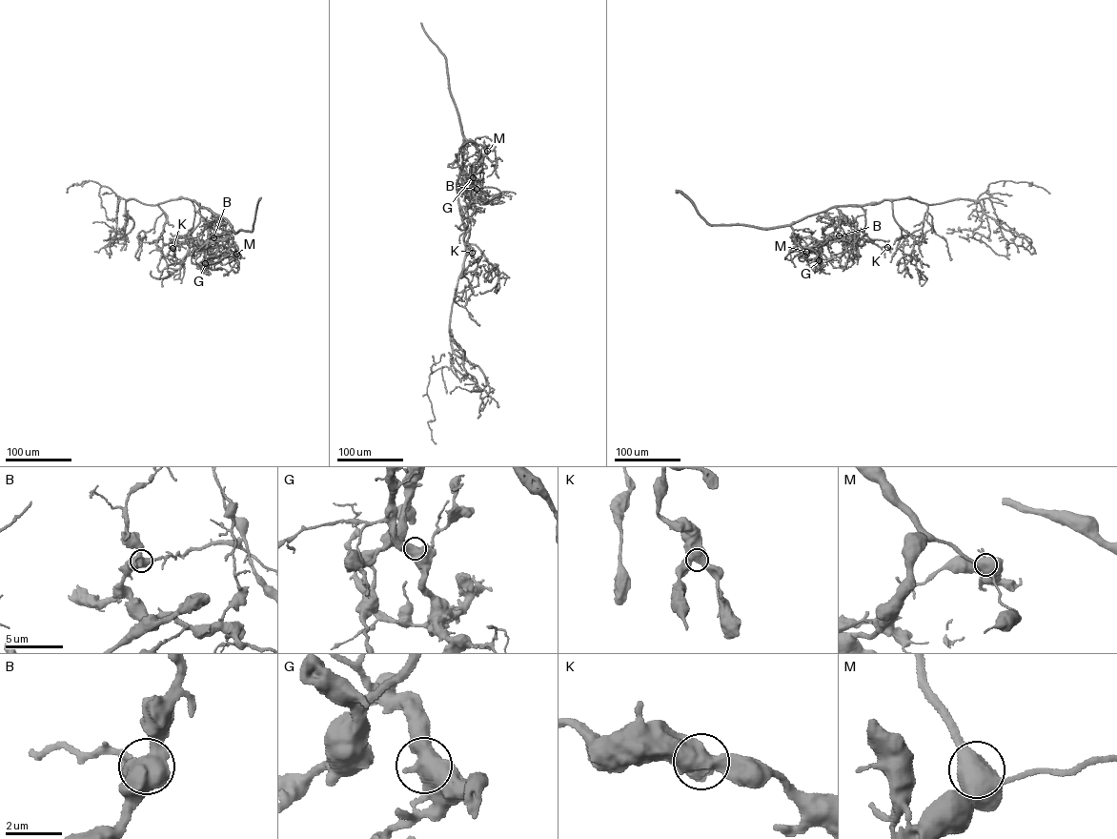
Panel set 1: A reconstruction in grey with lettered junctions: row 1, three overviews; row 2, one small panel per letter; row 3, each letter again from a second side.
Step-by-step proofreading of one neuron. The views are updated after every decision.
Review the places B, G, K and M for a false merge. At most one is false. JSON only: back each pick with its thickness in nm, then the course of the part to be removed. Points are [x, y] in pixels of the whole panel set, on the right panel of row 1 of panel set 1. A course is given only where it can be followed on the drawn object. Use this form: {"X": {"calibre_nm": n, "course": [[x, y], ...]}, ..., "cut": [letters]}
{"M": {"calibre_nm": 600, "course": [[807, 252], [794, 251], [784, 258], [827, 240], [840, 223], [846, 222], [859, 232], [854, 245], [858, 259]]}, "cut": ["M"]}

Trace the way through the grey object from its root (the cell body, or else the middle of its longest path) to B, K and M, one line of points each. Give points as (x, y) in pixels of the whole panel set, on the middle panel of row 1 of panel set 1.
B: (464, 237), (457, 189), (477, 189)
K: (464, 237), (461, 215), (470, 218), (468, 241), (472, 253)
M: (464, 237), (457, 181), (464, 138), (480, 144), (488, 151)

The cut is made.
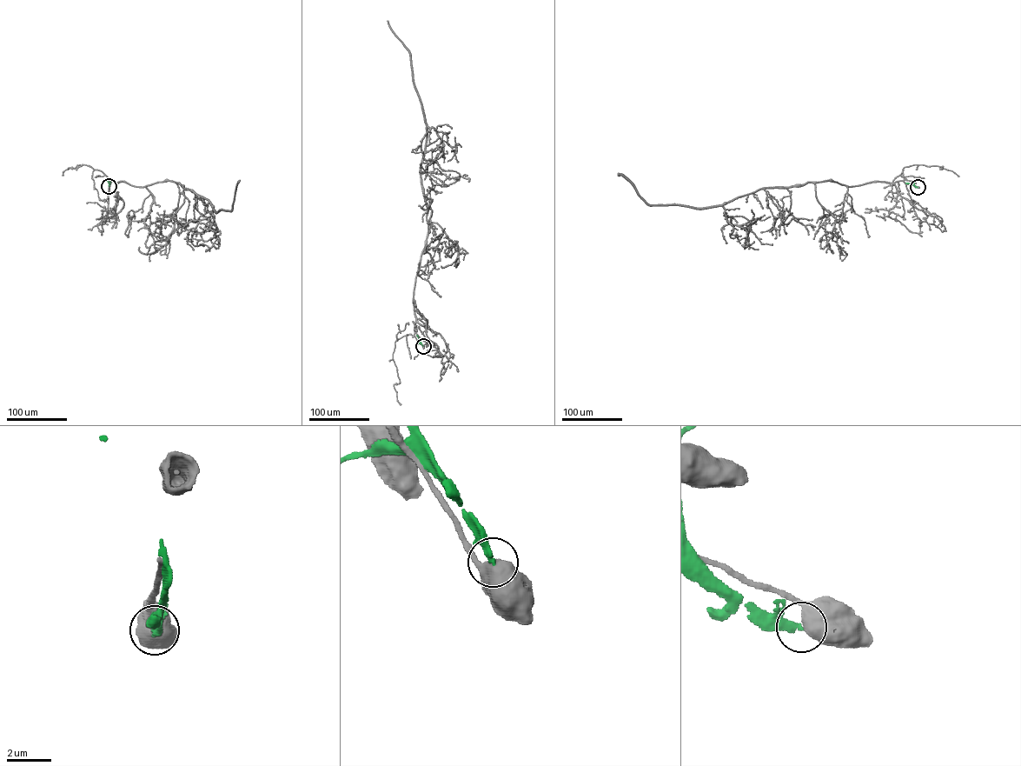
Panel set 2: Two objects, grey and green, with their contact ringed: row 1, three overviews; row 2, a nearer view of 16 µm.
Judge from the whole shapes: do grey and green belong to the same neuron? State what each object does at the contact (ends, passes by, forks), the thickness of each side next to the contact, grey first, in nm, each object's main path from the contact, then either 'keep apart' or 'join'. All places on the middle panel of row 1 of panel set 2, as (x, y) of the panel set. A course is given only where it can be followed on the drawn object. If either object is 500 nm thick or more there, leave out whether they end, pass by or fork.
600/240 nm | grey via (422, 346), (414, 331), (414, 295), (427, 232), (420, 167), (426, 123), (410, 52), (387, 21) | green via (422, 346), (416, 335) | keep apart

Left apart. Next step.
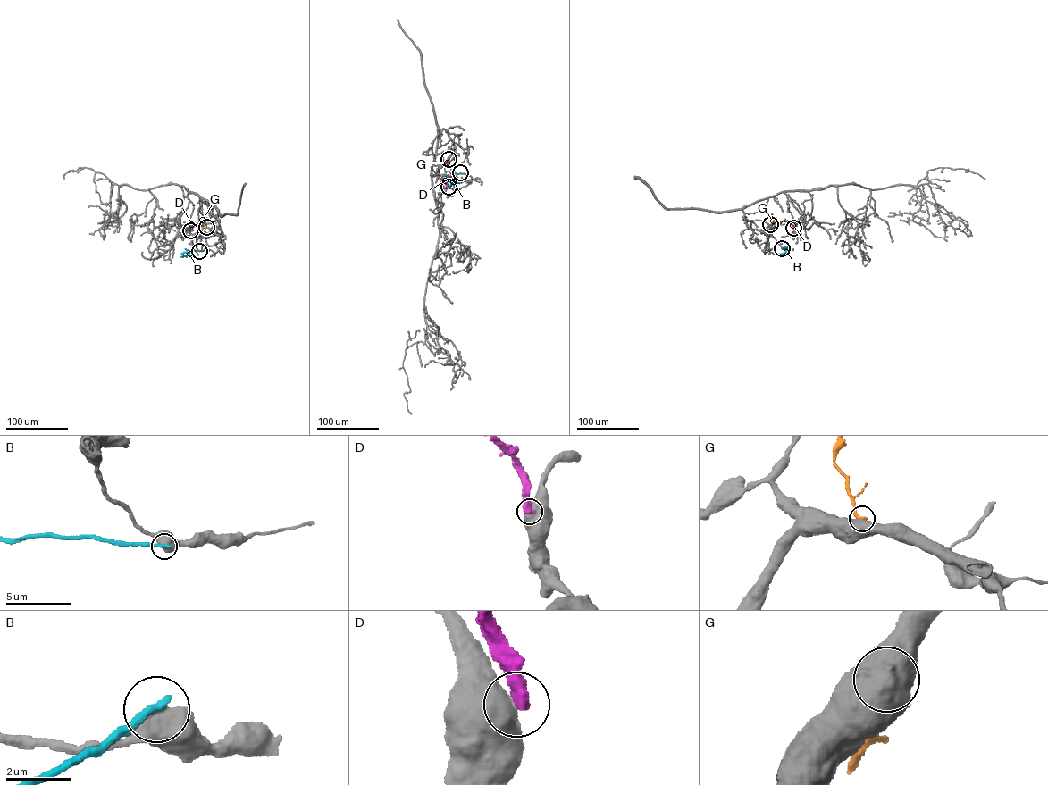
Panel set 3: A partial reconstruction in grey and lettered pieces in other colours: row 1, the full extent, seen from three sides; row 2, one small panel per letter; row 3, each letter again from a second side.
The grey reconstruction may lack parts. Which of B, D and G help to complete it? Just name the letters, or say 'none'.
none

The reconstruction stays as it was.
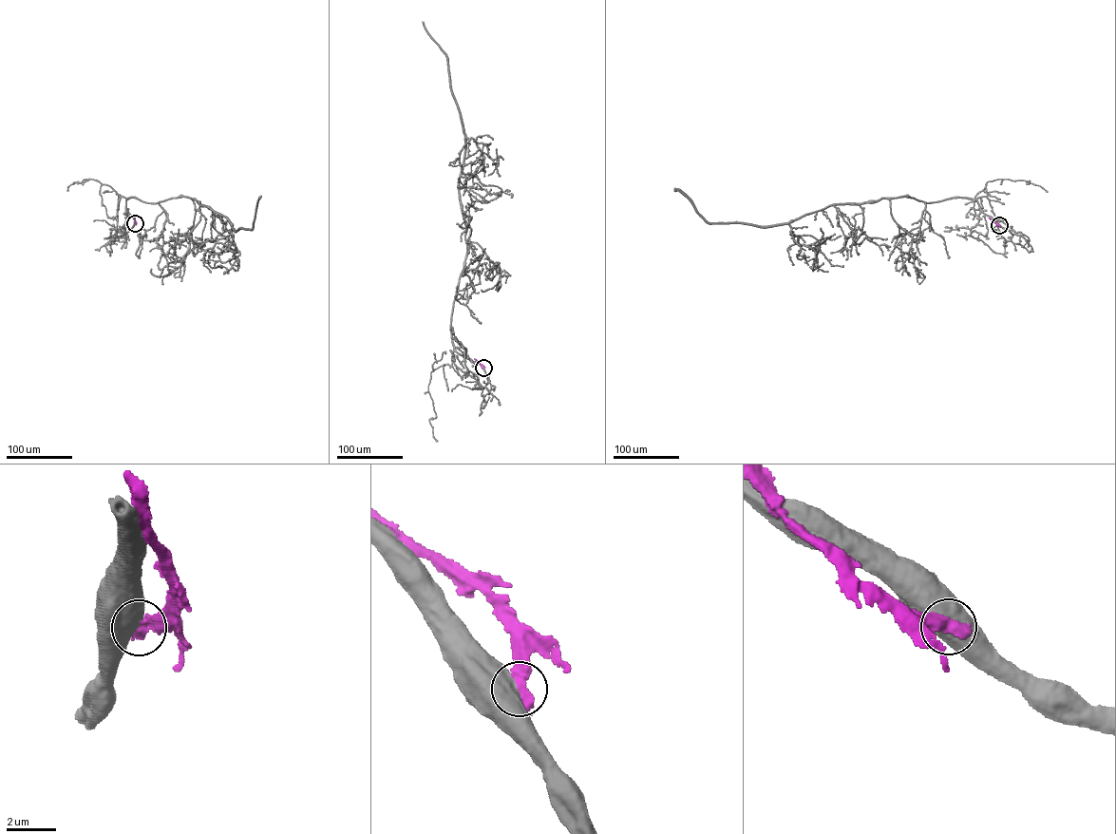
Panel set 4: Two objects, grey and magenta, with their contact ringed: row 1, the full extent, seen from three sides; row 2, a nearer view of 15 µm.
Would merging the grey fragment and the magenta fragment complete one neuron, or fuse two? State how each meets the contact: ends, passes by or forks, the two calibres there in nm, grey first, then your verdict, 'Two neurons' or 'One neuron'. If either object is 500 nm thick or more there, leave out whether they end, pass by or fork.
Thickness 900 nm (grey) against 550 nm. Two neurons

